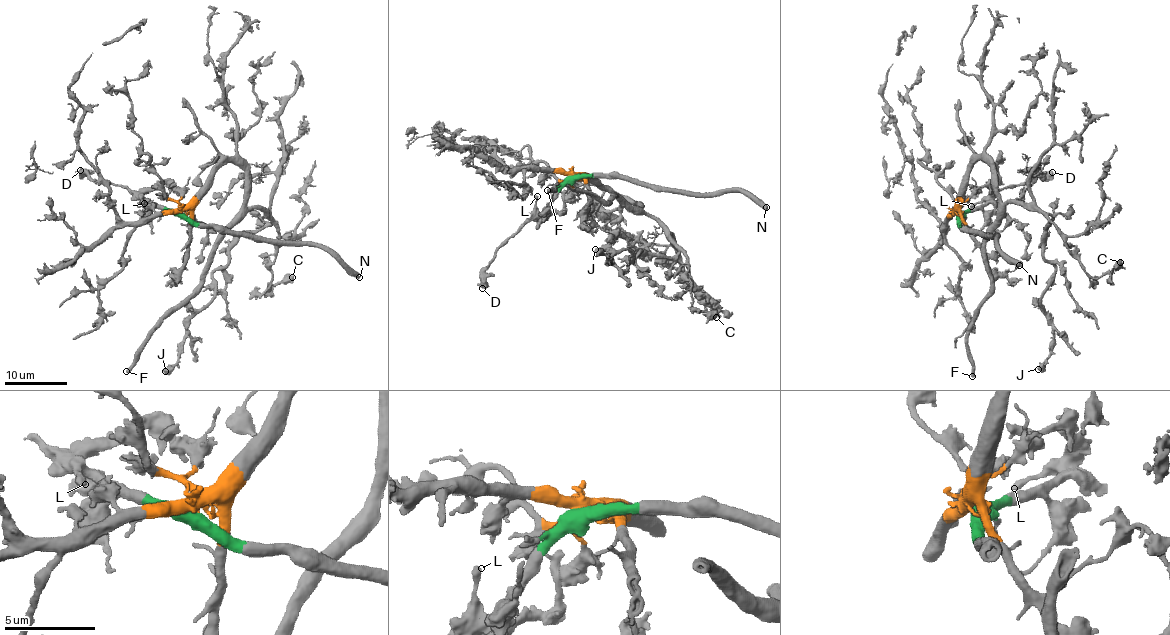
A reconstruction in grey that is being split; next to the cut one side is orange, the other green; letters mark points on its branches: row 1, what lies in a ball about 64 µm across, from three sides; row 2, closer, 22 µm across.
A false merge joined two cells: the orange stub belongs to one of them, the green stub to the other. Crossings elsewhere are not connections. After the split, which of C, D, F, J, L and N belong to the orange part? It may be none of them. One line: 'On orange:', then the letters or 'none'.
On orange: C, F, J

